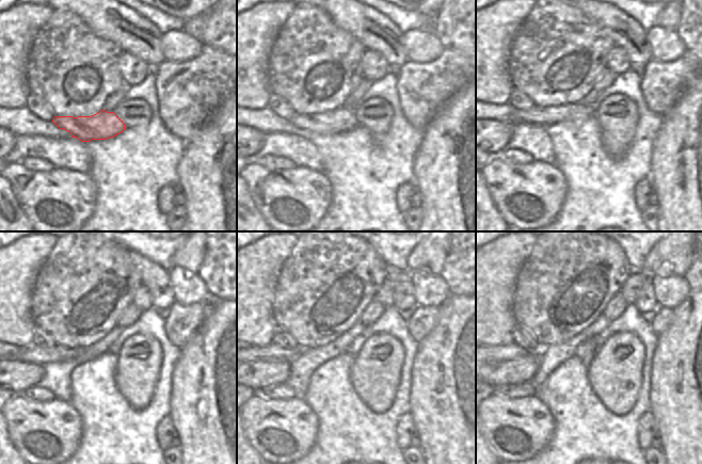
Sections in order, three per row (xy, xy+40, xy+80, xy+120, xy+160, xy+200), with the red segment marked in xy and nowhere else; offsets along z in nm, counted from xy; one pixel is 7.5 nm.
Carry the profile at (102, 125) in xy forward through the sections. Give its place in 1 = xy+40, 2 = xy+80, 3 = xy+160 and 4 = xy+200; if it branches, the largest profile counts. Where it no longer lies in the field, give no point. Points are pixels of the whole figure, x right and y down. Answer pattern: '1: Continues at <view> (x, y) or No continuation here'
1: Continues at xy+40 (341, 120)
2: Continues at xy+80 (546, 116)
3: Continues at xy+160 (272, 352)
4: Continues at xy+200 (503, 352)

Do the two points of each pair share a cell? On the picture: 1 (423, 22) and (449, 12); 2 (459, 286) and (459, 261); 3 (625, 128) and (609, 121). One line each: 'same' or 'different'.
1: different
2: same
3: same

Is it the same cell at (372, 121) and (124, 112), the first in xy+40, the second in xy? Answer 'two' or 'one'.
one

